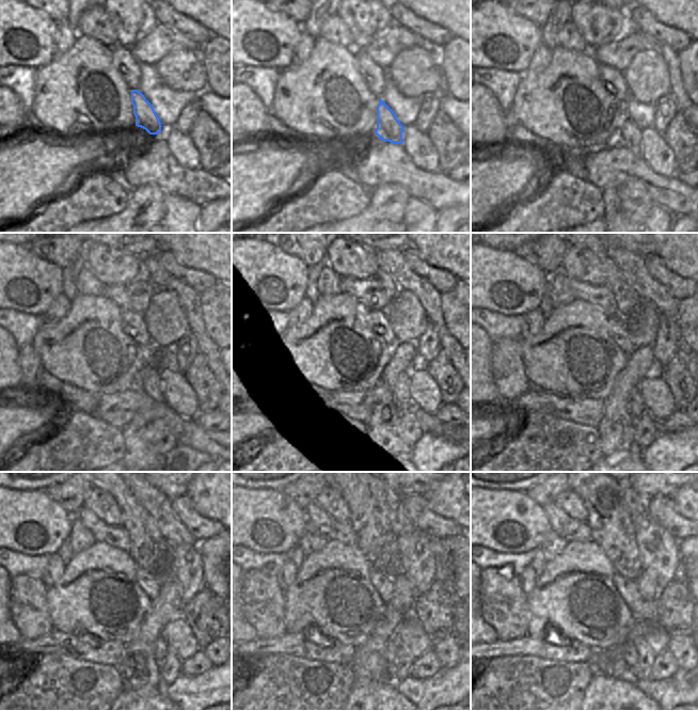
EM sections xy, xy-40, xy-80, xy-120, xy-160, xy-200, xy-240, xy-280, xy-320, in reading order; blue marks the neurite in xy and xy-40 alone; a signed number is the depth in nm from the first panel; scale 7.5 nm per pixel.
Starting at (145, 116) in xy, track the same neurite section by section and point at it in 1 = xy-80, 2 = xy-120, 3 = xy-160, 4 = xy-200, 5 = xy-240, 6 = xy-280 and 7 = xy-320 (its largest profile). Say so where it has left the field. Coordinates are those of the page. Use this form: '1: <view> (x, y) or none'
1: xy-80 (629, 136)
2: xy-120 (149, 381)
3: xy-160 (398, 391)
4: xy-200 (636, 406)
5: xy-240 (160, 645)
6: xy-280 (391, 652)
7: xy-320 (630, 653)

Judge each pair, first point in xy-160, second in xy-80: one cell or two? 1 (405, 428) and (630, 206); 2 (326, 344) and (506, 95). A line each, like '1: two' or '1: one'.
1: one
2: two

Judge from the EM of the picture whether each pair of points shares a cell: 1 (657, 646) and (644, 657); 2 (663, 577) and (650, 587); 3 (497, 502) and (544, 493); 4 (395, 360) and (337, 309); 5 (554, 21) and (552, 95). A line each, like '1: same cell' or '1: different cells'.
1: different cells
2: different cells
3: different cells
4: different cells
5: different cells

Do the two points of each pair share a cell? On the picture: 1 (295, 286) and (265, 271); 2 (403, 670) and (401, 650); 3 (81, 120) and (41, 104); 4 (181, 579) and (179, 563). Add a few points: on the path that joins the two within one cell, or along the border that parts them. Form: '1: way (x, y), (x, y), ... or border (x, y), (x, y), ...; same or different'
1: way (287, 286), (279, 285), (272, 279); same
2: way (401, 665), (401, 656); same
3: way (72, 110), (65, 104), (50, 104); same
4: way (181, 574), (181, 567); same

